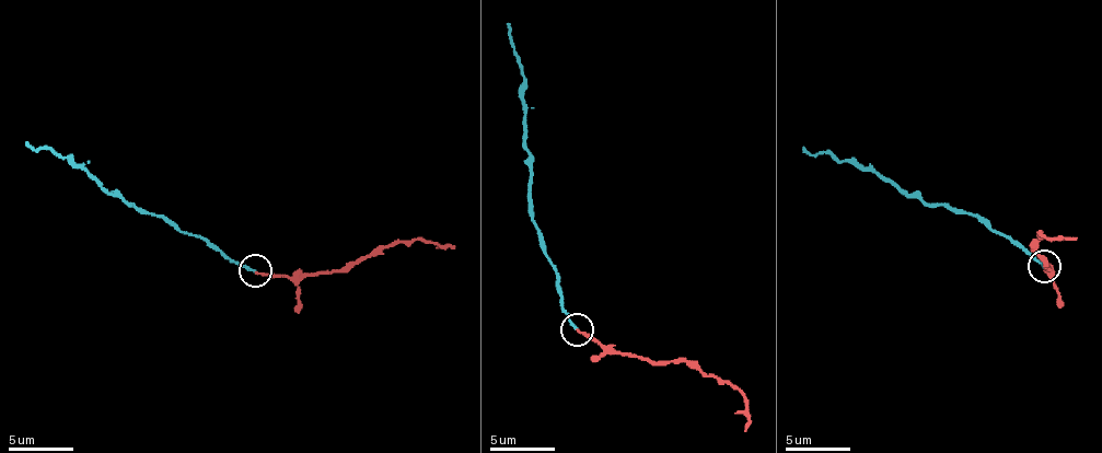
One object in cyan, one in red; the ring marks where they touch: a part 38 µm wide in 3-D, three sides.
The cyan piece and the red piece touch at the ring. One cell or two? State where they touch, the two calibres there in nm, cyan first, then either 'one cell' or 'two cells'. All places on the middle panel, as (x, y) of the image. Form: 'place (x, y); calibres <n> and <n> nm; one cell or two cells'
place (577, 329); calibres 160 and 140 nm; two cells

